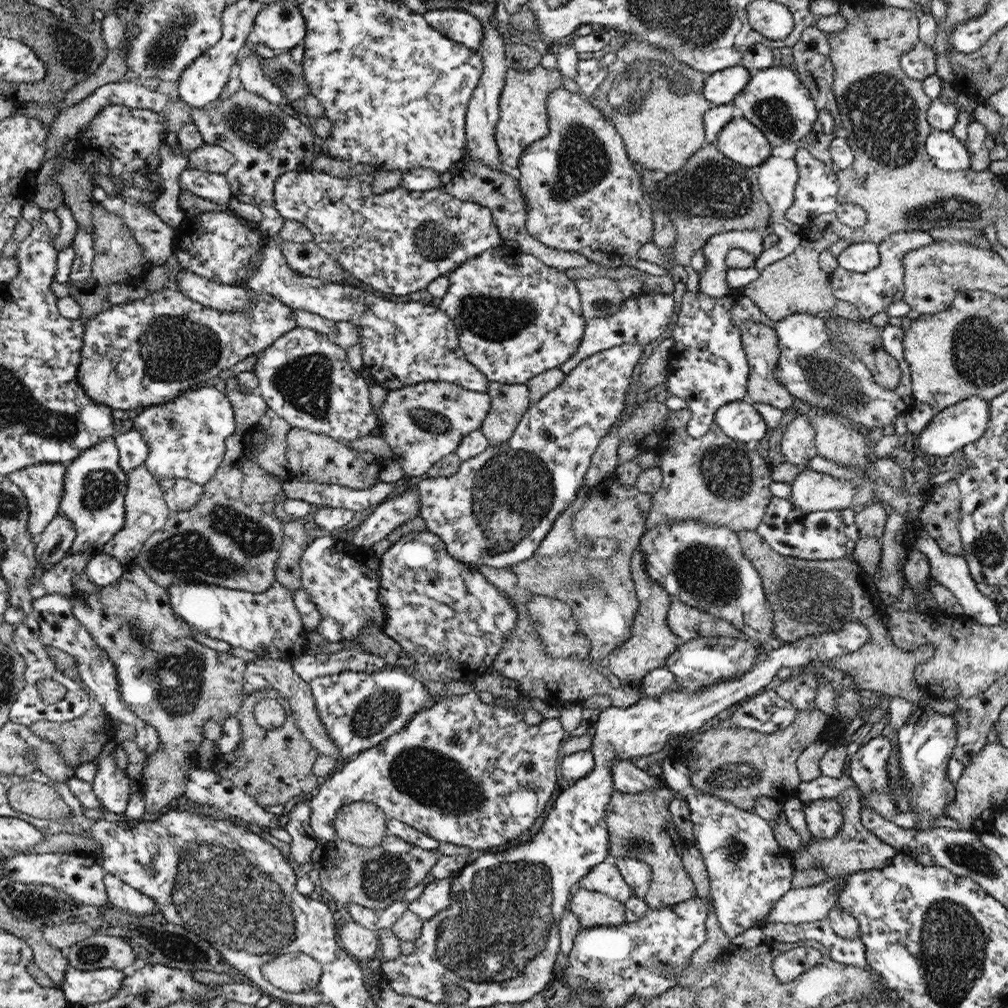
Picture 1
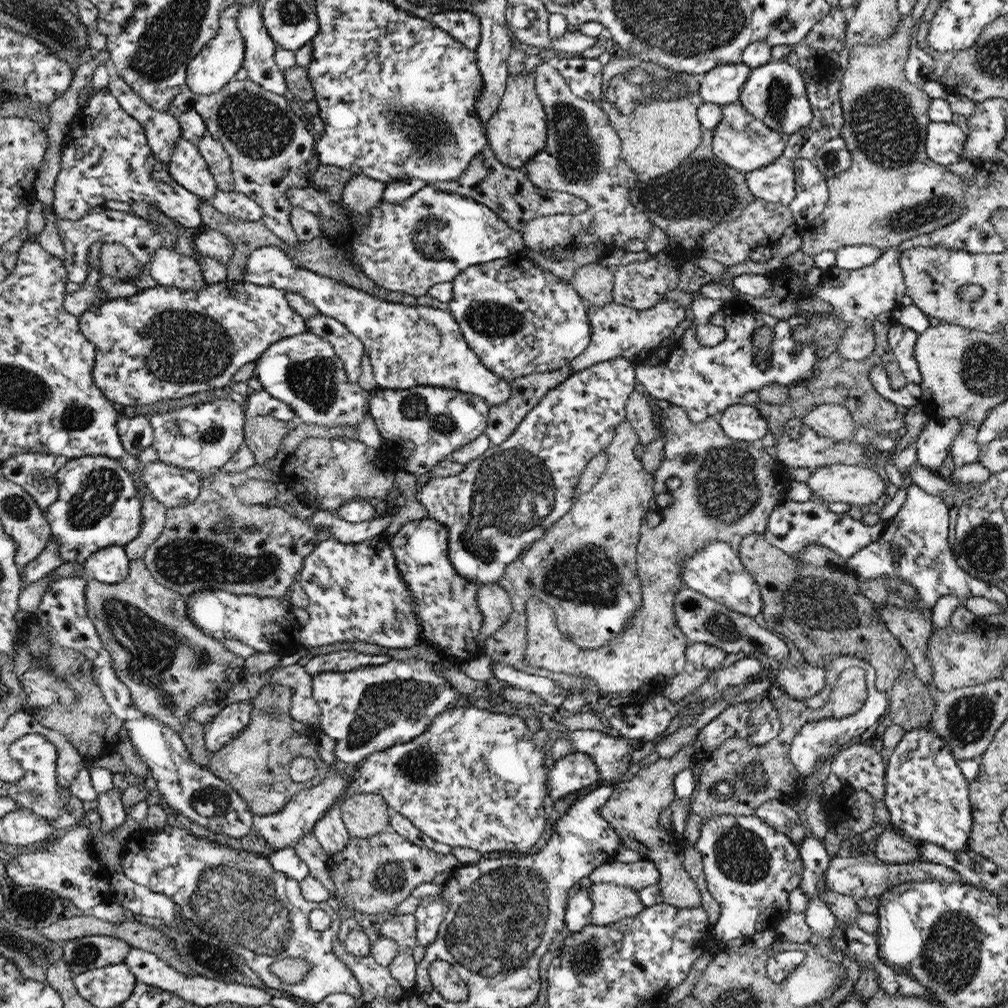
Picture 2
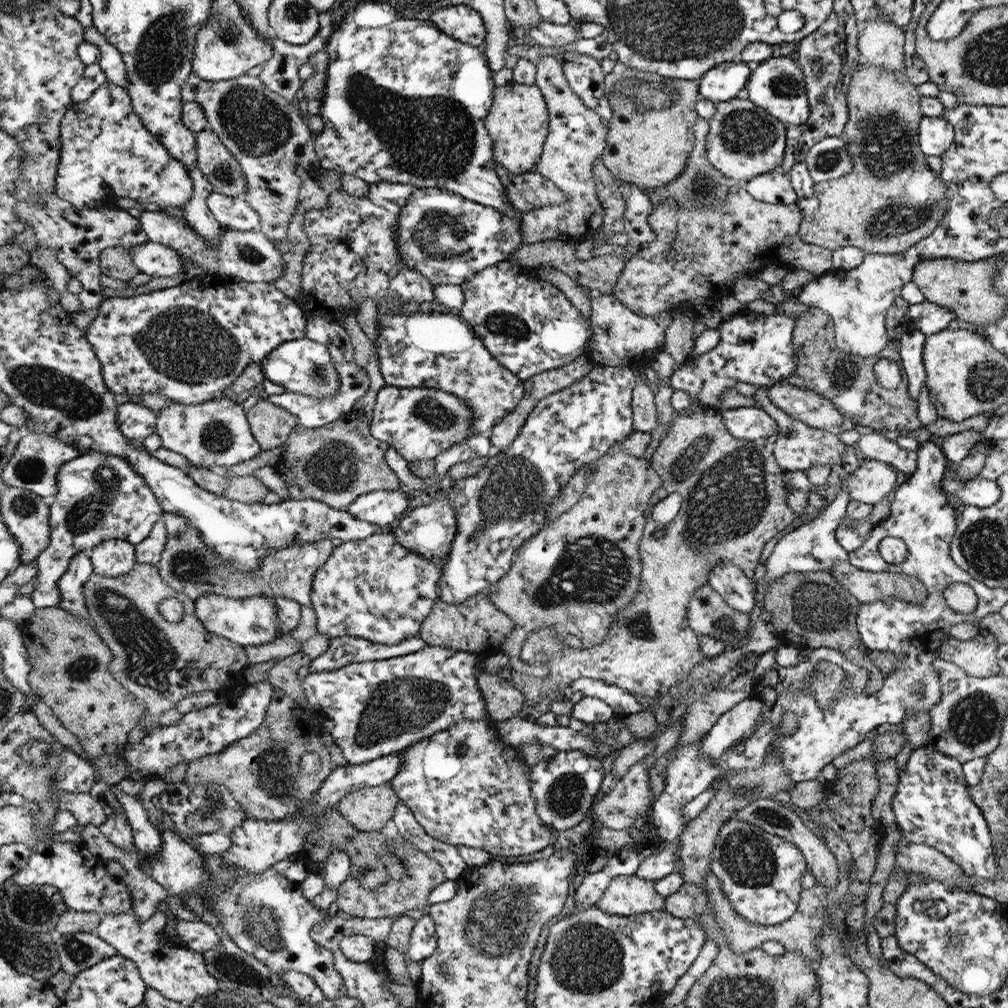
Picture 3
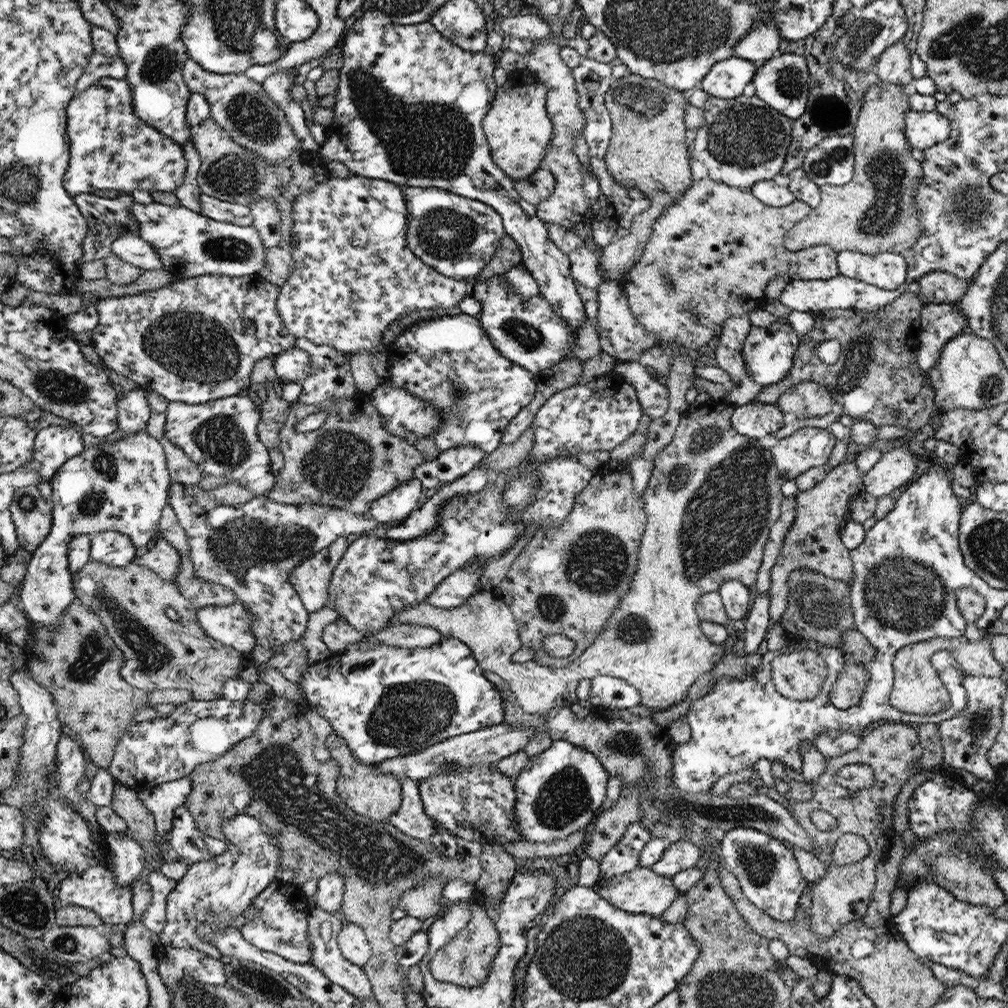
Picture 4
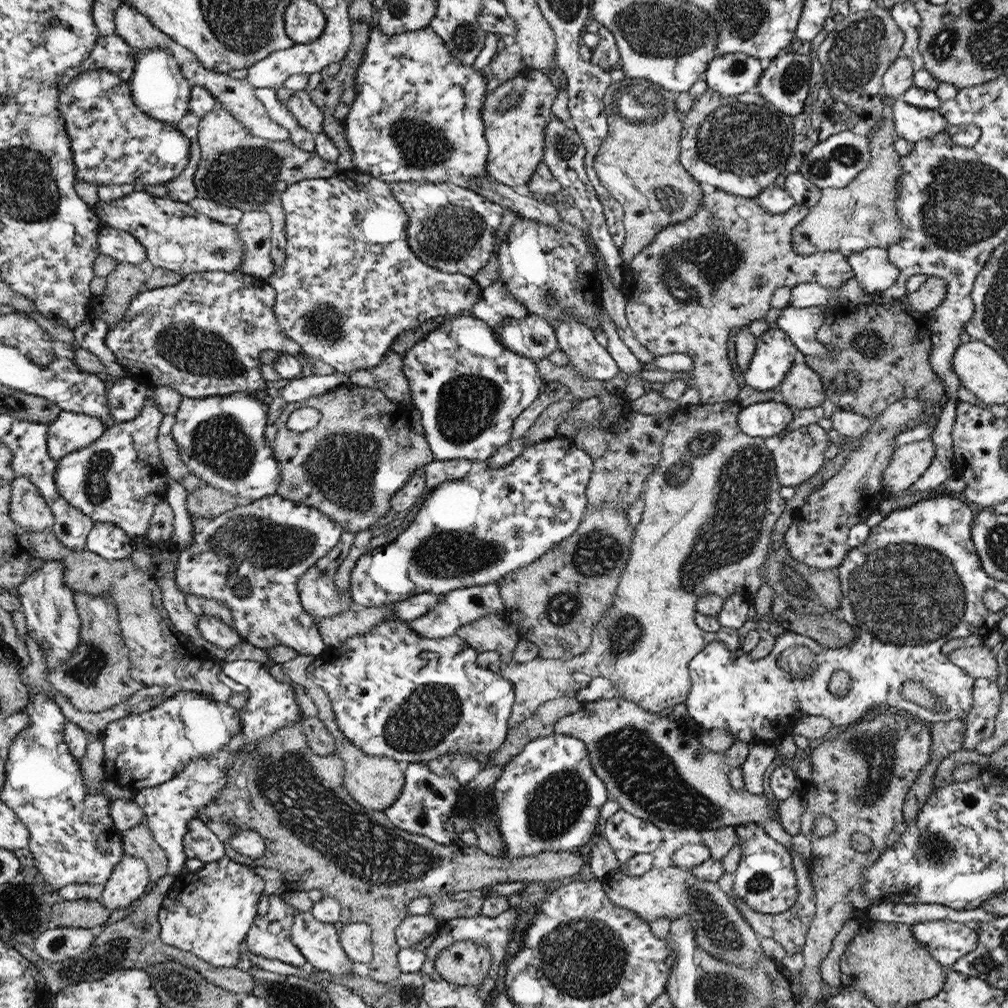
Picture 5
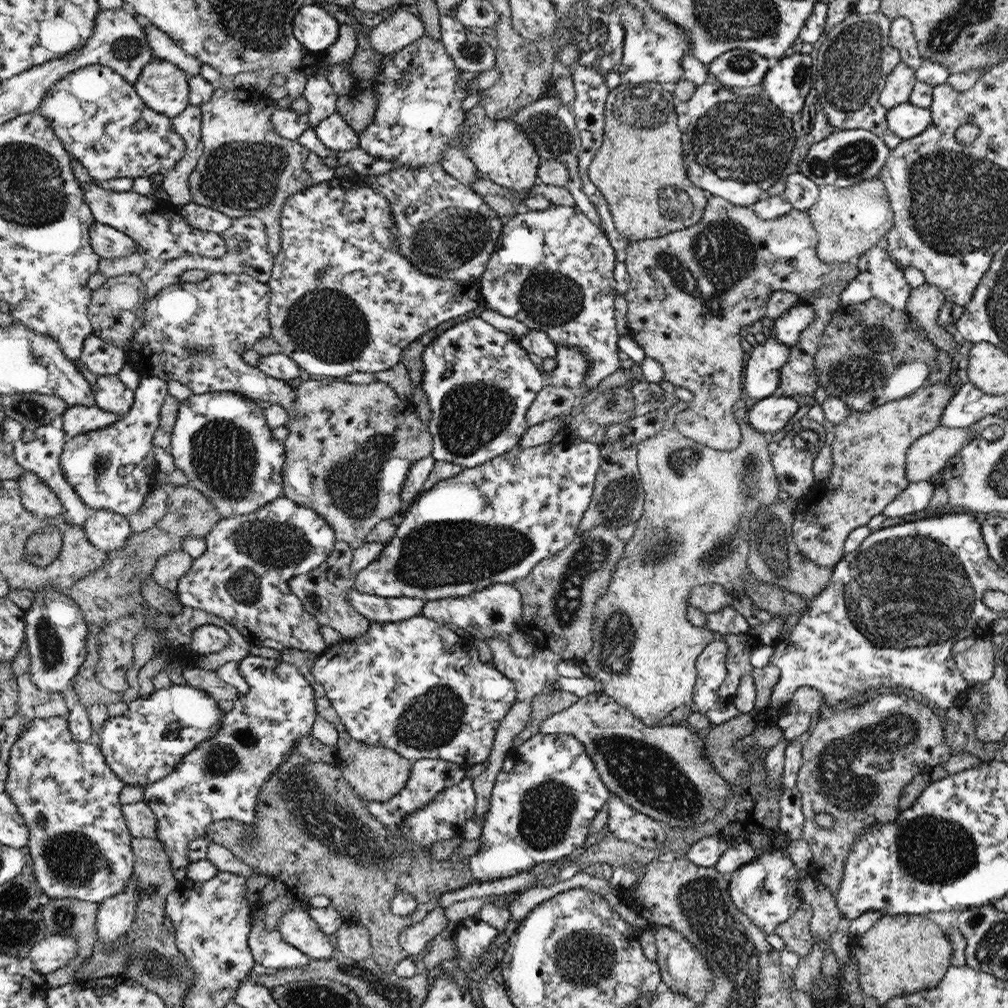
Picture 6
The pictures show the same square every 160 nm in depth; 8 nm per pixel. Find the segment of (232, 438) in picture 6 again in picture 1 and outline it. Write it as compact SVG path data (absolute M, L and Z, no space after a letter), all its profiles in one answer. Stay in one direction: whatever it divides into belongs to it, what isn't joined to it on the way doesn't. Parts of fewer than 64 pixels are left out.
M222 386L198 387L186 390L180 394L180 398L174 398L170 403L144 407L133 419L132 429L137 430L148 445L145 464L150 475L155 479L187 479L203 486L218 473L218 466L226 452L224 440L236 430L235 419L235 408L224 394Z

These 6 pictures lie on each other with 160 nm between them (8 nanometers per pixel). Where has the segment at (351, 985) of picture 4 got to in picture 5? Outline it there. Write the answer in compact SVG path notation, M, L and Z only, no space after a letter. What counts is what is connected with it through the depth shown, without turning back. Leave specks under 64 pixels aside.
M306 911L295 915L291 938L312 967L336 976L353 972L354 963L342 949L338 926L319 921Z

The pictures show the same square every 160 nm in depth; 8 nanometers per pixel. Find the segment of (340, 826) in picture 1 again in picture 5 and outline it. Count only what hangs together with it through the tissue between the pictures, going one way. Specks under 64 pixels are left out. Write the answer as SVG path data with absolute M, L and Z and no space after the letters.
M300 655L288 660L283 664L283 673L288 675L295 683L301 684L307 693L312 697L314 704L318 707L317 717L325 724L329 733L335 738L335 755L340 757L346 764L346 776L343 785L362 806L374 811L386 811L390 809L395 801L401 796L403 786L406 784L406 775L400 769L398 761L386 758L385 756L368 756L363 750L351 742L343 731L339 729L338 720L335 718L335 711L324 688L314 684L307 675L307 668L312 664L314 655Z

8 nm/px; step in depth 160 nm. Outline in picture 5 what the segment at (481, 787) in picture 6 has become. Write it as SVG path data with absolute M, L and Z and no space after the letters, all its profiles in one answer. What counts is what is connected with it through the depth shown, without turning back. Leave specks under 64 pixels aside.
M734 402L707 406L699 404L675 410L670 428L662 441L658 467L648 475L642 492L645 507L641 521L635 527L627 568L621 574L613 604L595 626L590 648L586 652L566 661L538 656L528 662L516 662L513 654L521 636L506 615L501 614L482 616L480 620L461 626L455 632L479 652L494 650L500 653L499 674L507 678L515 689L509 729L531 717L536 708L548 700L575 697L578 686L575 684L574 672L582 672L591 678L610 679L621 692L620 698L659 714L664 708L684 705L691 687L688 663L710 642L721 640L727 649L740 653L737 630L726 630L726 638L722 638L716 632L700 628L695 623L695 604L701 596L707 594L717 594L724 599L732 593L748 596L756 594L763 581L758 575L758 568L767 560L770 534L776 520L784 512L784 498L780 496L781 483L774 470L772 454L766 448L764 438L744 434L740 430L737 419L741 410L739 404Z

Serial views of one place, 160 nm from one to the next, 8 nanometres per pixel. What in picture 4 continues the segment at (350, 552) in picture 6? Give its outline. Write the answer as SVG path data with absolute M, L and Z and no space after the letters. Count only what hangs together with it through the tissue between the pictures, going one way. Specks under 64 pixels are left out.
M342 536L326 549L302 561L291 572L291 583L311 613L328 605L332 573L342 560L352 537Z

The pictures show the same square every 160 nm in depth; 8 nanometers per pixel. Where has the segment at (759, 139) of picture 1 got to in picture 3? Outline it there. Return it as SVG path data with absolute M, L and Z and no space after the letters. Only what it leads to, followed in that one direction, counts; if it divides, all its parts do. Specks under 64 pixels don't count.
M732 98L730 101L716 103L716 114L709 120L709 134L707 137L706 155L726 178L737 184L745 184L761 174L777 170L783 164L786 156L787 127L774 118L766 109L756 106L748 99Z

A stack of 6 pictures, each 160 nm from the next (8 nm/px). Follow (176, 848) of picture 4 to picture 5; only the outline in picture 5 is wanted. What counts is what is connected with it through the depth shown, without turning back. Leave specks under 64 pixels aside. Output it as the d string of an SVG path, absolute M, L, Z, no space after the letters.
M198 818L192 820L183 846L188 859L198 859L204 864L225 857L224 844Z

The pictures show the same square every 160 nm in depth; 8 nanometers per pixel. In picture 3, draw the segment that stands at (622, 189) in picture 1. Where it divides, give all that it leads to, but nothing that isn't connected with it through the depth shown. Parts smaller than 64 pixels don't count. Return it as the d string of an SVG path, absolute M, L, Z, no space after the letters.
M544 55L536 64L535 85L543 91L550 111L550 135L535 171L566 193L566 202L536 208L521 216L522 244L543 240L580 242L603 225L604 207L596 192L595 160L602 159L609 129L592 107L582 102L562 73L561 60Z

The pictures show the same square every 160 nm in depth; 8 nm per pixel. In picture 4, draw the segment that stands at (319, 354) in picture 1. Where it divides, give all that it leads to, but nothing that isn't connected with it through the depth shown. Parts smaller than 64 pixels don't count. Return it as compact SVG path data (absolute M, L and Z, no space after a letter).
M298 347L277 354L273 360L278 382L283 379L285 383L302 384L304 379L310 375L310 353Z

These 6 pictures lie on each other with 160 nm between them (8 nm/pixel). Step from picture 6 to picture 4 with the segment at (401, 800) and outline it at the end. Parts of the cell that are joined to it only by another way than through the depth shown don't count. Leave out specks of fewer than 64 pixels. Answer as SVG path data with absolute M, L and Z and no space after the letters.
M404 778L402 782L402 804L398 812L388 820L390 825L403 831L404 834L426 842L438 849L438 854L454 859L459 847L456 837L442 829L440 824L426 815L426 809L422 806L418 783L419 780Z

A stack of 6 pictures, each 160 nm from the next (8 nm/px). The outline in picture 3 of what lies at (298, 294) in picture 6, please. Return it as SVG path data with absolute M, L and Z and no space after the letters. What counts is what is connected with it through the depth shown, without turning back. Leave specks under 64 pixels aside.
M391 182L370 184L369 191L363 196L352 196L339 188L329 196L327 208L309 210L305 218L305 231L311 239L312 249L303 260L301 291L299 298L296 298L307 318L319 316L339 322L340 317L350 311L356 313L358 302L366 296L374 302L380 298L392 298L400 302L416 301L421 304L435 299L435 284L428 282L427 278L408 268L400 260L395 241L398 216L413 191L412 185Z

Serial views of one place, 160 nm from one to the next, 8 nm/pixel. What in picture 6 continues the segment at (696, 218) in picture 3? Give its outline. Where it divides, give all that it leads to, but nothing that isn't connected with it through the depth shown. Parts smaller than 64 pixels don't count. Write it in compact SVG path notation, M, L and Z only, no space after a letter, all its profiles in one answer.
M711 195L708 197L707 212L704 213L703 220L697 222L694 226L684 227L684 230L677 230L665 234L660 238L647 238L646 240L629 240L627 255L624 260L631 283L628 290L625 292L627 302L627 326L631 338L640 346L645 353L645 356L652 358L662 365L664 370L664 381L672 383L674 386L686 388L694 395L694 399L687 404L686 411L676 416L676 426L680 432L691 438L697 443L714 447L716 450L730 451L735 449L741 441L742 430L735 418L734 407L736 400L742 396L742 376L746 376L744 371L744 350L740 346L740 328L754 324L756 320L761 320L767 314L767 301L777 290L785 290L794 294L809 293L820 288L829 288L839 284L841 279L854 280L859 276L859 267L855 260L851 260L848 264L829 265L823 259L818 257L816 245L819 242L819 234L816 232L812 224L810 215L800 209L792 209L788 214L772 220L761 219L752 210L750 206L738 206L731 203L728 199Z

